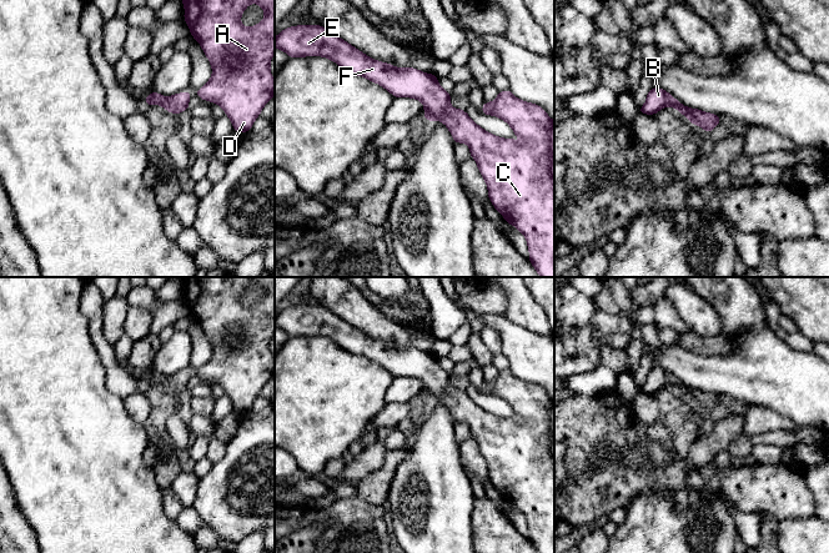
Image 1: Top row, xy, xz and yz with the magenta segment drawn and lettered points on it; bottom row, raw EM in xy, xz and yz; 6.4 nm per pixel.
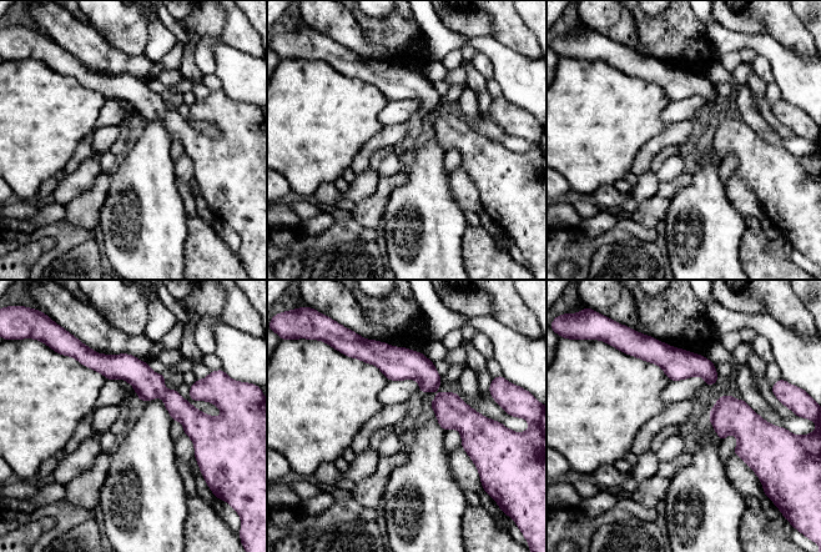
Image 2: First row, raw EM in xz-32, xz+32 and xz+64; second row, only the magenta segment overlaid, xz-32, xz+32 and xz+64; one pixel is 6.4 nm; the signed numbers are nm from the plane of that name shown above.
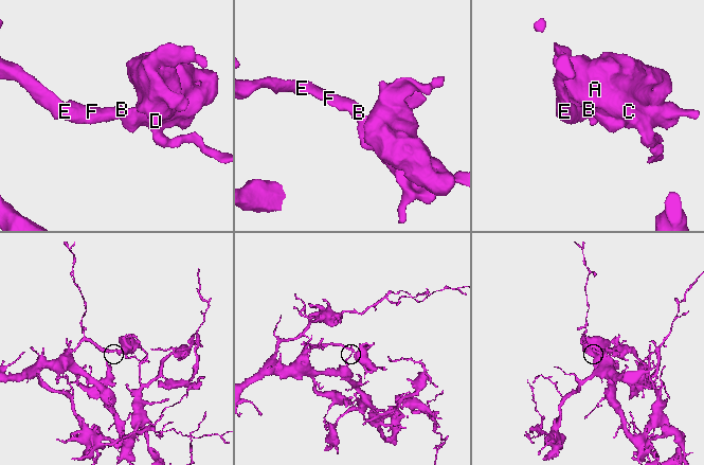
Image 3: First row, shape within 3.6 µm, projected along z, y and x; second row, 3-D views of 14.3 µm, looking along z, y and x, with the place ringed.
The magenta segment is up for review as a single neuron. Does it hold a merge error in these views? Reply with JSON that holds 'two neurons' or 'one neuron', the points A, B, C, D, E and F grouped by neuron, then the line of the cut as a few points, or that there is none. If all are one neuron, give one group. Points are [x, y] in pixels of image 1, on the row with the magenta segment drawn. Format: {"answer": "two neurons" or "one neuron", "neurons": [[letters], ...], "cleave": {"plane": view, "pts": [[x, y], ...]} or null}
{"answer": "one neuron", "neurons": [["A", "B", "C", "D", "E", "F"]], "cleave": null}

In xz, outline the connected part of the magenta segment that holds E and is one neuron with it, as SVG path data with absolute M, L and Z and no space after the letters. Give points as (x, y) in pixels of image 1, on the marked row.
M305 24L287 27L275 37L275 47L285 51L290 57L327 57L346 71L383 86L395 97L419 100L424 107L426 121L439 120L448 127L456 145L459 142L468 145L471 157L477 162L487 184L492 205L508 225L516 226L524 235L529 250L528 260L538 275L554 277L554 121L543 107L517 99L511 90L499 91L493 102L482 105L482 114L502 119L517 137L527 141L519 144L489 134L464 110L453 109L449 105L451 94L439 86L433 74L373 60L321 25Z

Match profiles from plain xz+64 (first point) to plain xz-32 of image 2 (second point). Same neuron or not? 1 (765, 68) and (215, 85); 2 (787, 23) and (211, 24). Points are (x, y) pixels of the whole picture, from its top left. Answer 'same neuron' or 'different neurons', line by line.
1: different neurons
2: different neurons

